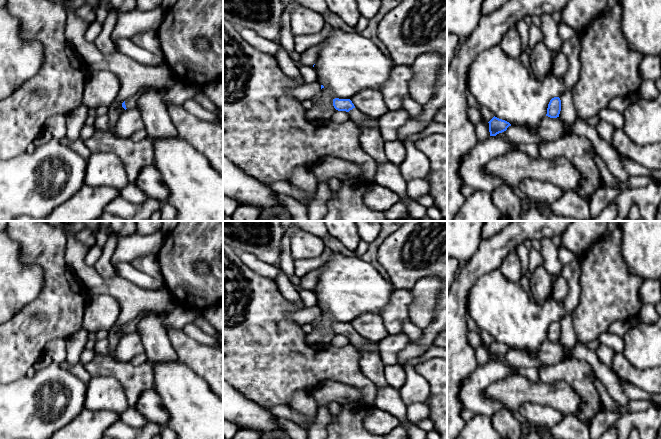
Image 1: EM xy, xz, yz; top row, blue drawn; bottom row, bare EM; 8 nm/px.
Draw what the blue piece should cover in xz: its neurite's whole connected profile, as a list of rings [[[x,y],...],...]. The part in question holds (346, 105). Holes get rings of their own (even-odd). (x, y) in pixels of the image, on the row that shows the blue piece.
[[[333,99],[333,106],[338,111],[346,111],[349,113],[350,120],[355,124],[363,125],[368,121],[367,116],[360,112],[352,103],[350,99]]]

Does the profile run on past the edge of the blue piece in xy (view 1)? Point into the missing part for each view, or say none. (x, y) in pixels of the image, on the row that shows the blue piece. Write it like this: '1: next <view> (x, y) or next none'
1: next xy (130, 103)

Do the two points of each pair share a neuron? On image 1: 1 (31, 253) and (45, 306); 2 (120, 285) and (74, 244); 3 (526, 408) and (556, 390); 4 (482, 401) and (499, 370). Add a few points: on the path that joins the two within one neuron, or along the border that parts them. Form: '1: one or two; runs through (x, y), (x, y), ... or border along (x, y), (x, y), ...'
1: one; runs through (45, 263), (50, 268), (50, 292)
2: one; runs through (104, 285), (98, 285), (75, 260)
3: two; border along (517, 409), (525, 402), (535, 402), (557, 410)
4: one; runs through (480, 393), (480, 386), (491, 375)

